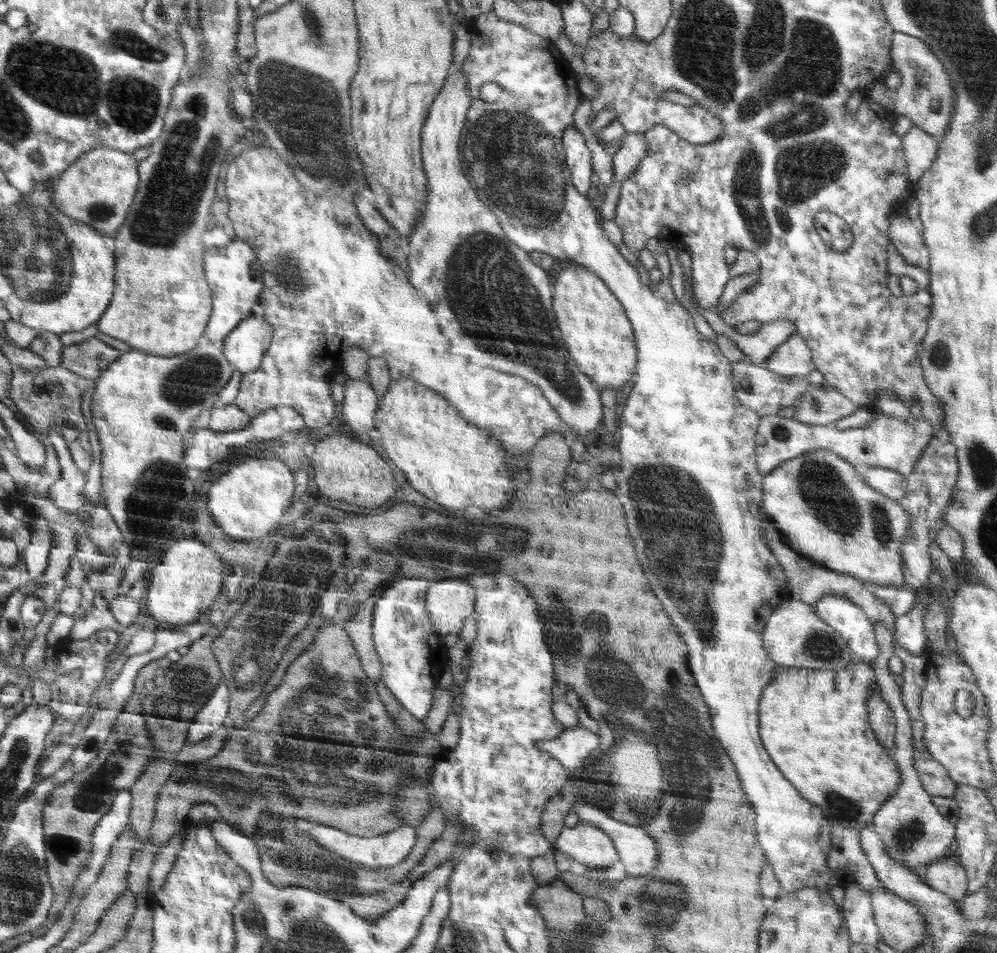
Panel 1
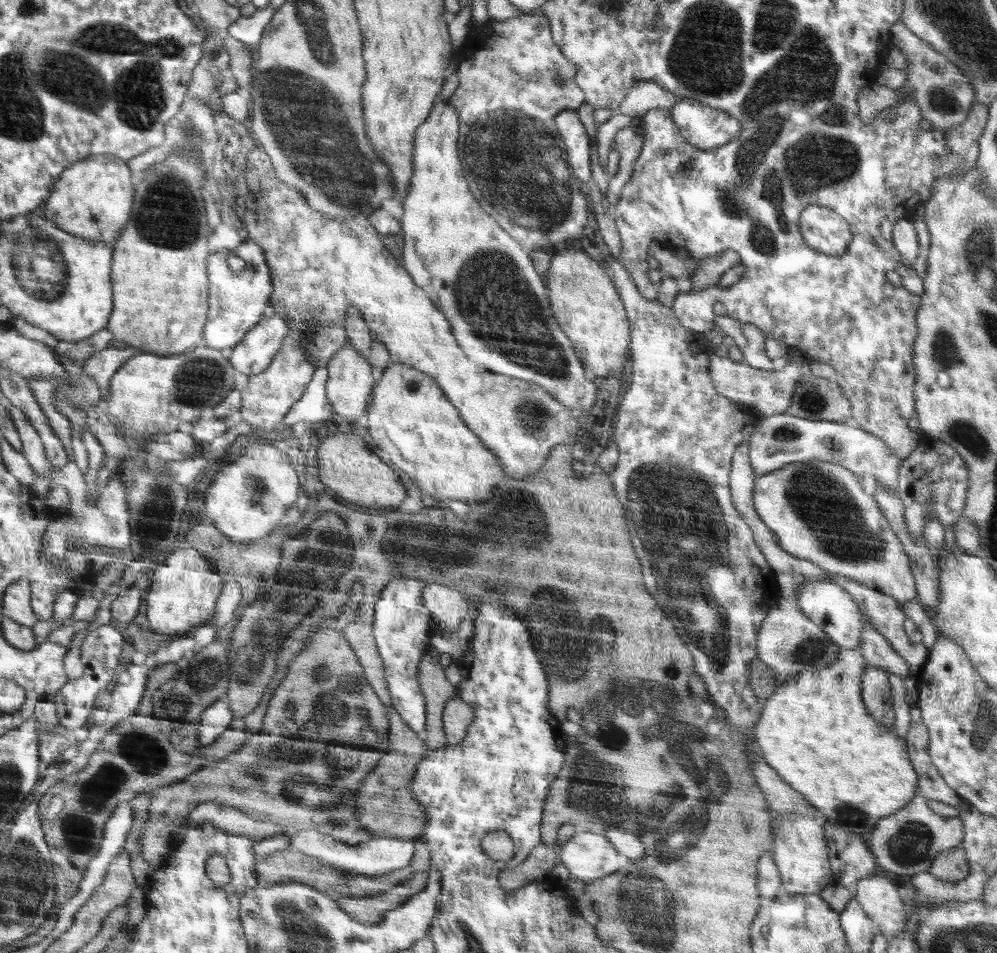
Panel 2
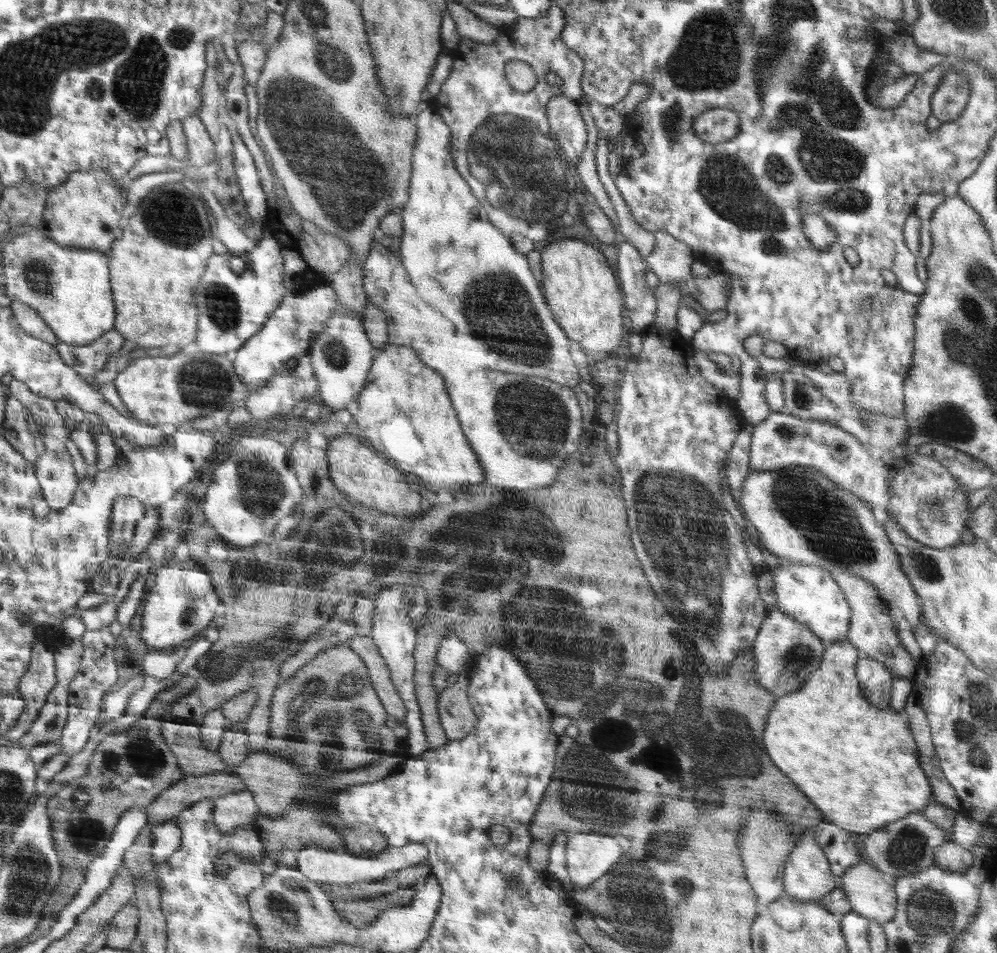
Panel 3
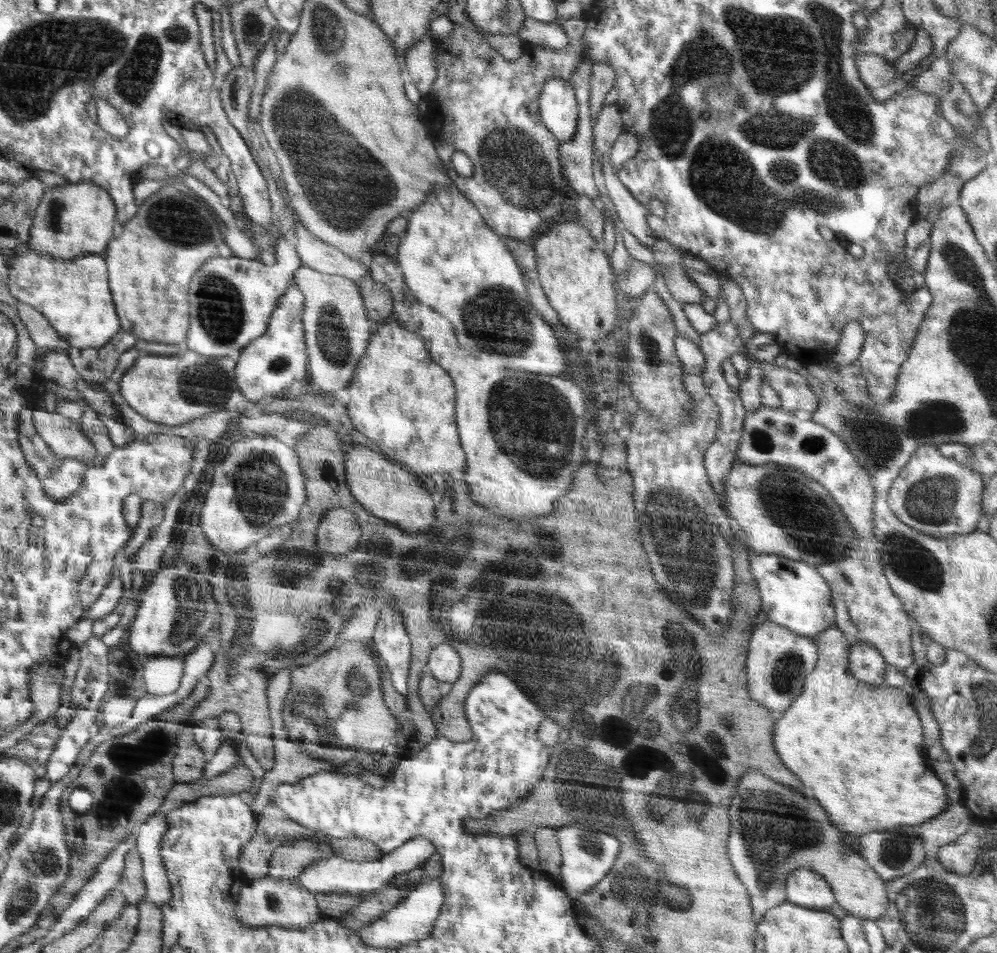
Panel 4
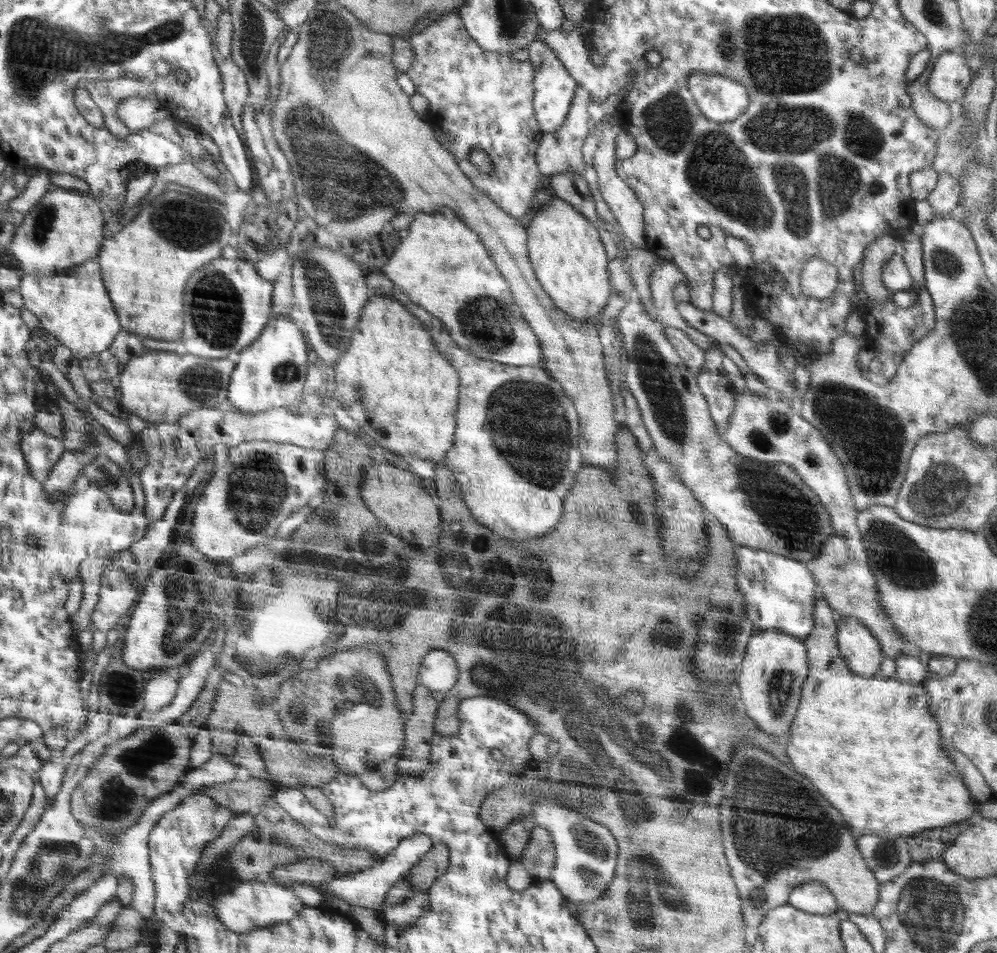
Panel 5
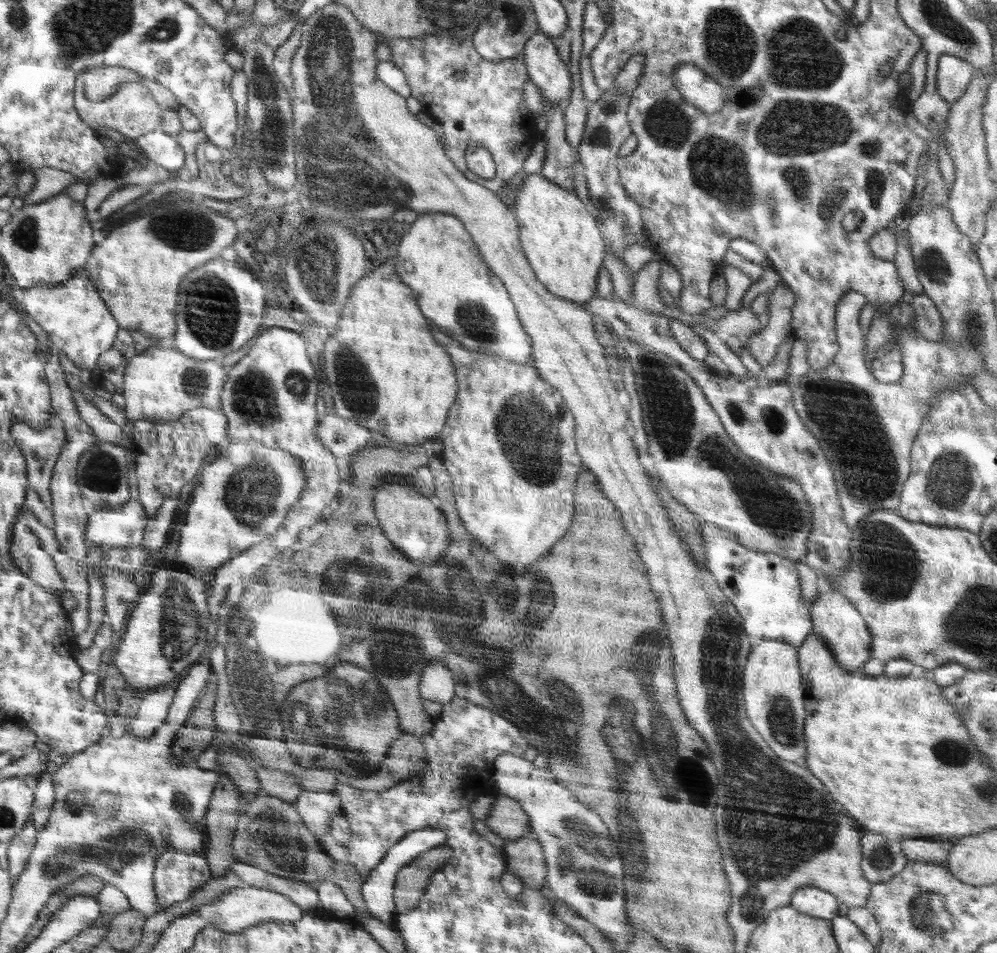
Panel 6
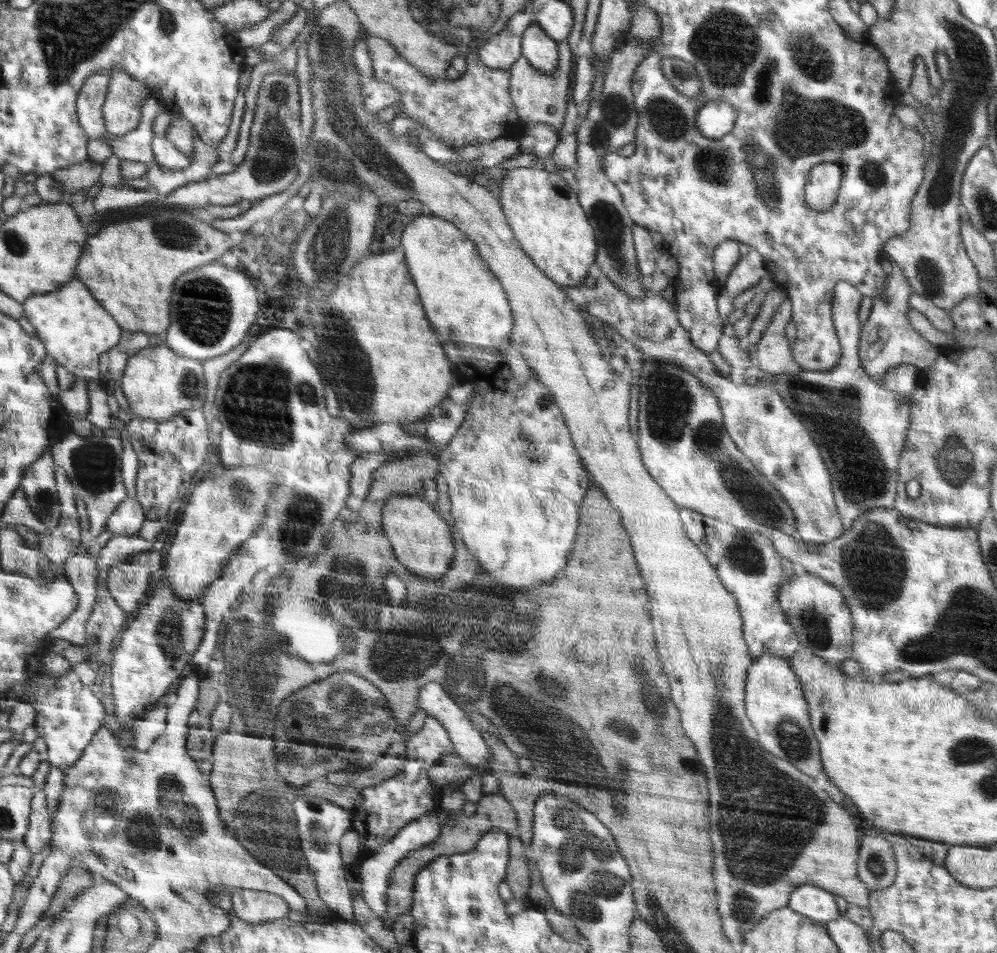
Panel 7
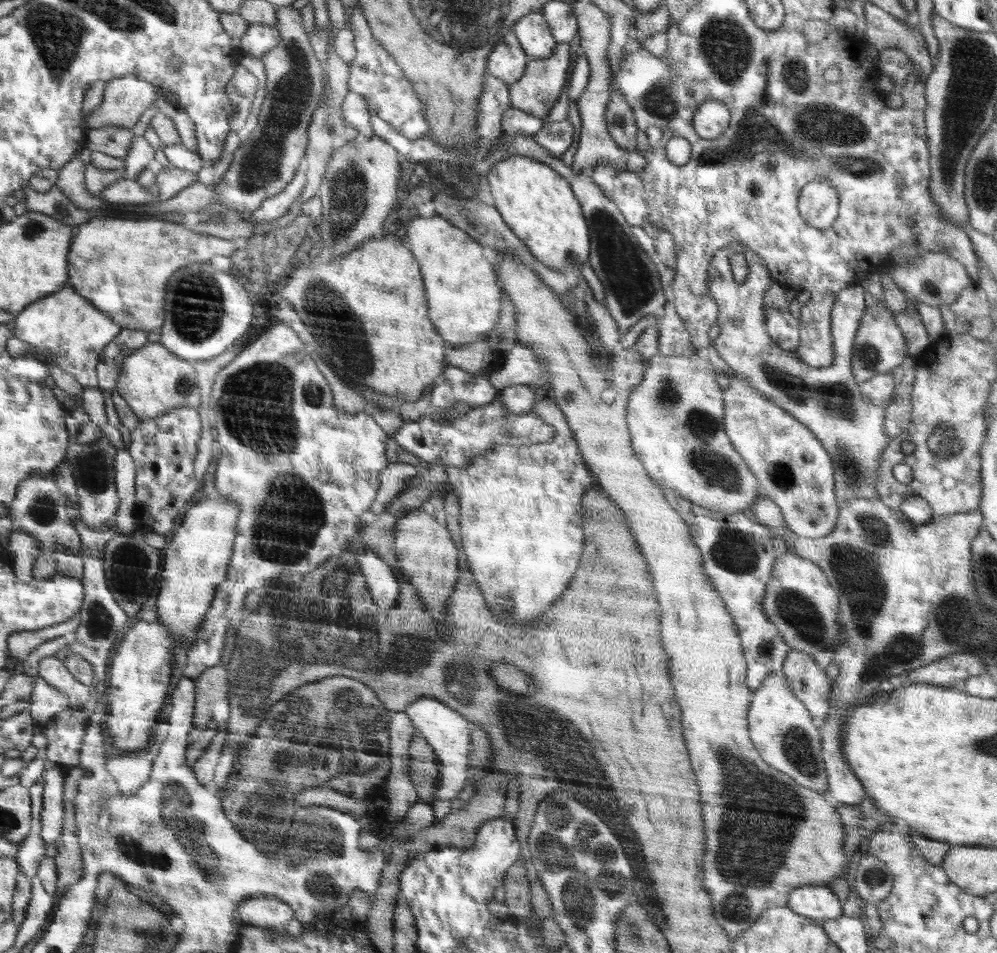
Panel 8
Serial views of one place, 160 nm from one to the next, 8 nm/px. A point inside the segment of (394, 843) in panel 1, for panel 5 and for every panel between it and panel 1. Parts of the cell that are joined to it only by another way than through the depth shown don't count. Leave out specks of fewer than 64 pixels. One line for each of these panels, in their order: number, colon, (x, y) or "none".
2: (381, 855)
3: (318, 864)
4: (329, 875)
5: (367, 889)

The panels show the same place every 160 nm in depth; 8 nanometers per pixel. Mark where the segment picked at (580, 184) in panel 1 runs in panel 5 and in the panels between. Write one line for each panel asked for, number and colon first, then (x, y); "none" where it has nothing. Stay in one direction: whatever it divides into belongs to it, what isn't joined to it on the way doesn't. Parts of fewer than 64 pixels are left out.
2: (572, 131)
3: (565, 120)
4: (558, 109)
5: (554, 87)

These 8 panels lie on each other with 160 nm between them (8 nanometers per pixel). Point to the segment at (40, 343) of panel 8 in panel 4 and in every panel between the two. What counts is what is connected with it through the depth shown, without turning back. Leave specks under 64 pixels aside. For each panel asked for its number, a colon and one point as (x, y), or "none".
4: (73, 294)
5: (74, 306)
6: (72, 313)
7: (77, 330)

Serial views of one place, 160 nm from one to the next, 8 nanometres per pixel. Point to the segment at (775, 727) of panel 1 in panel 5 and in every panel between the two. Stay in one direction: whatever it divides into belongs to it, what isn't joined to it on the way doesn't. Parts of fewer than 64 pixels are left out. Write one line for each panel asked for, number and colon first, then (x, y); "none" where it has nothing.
2: (814, 731)
3: (859, 766)
4: (857, 745)
5: (871, 746)

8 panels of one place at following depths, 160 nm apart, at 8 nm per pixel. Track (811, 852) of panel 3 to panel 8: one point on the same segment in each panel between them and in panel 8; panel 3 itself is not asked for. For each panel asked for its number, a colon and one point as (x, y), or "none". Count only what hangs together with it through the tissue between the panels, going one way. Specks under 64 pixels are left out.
4: (808, 889)
5: (814, 898)
6: (813, 901)
7: (815, 903)
8: (816, 902)

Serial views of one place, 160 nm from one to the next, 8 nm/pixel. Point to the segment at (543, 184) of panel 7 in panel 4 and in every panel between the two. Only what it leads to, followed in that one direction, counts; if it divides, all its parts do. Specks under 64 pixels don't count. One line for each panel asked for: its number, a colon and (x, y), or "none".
4: (575, 273)
5: (569, 259)
6: (558, 233)

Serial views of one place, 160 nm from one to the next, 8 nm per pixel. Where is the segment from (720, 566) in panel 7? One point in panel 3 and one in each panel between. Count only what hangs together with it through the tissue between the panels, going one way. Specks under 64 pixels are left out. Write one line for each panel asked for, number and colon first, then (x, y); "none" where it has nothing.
3: (807, 593)
4: (793, 594)
5: (779, 593)
6: (765, 588)

